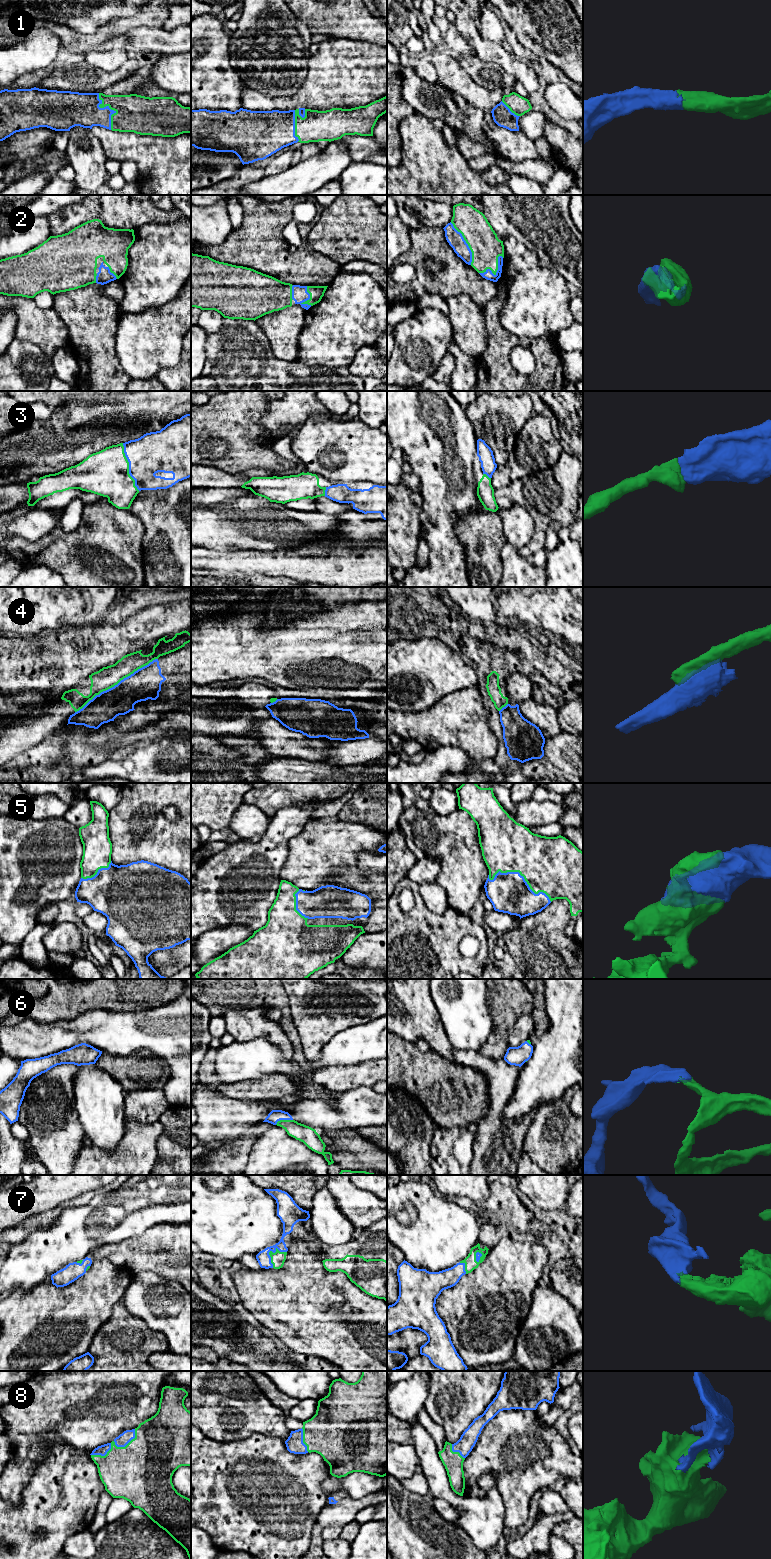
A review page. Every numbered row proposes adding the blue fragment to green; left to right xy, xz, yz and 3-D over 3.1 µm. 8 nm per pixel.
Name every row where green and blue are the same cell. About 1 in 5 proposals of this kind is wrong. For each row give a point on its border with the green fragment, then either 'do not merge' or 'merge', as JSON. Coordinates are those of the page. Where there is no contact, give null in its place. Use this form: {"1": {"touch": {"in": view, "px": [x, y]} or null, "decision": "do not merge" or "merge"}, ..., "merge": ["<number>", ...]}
{"1": {"touch": {"in": "xy", "px": [109, 107]}, "decision": "merge"}, "2": {"touch": {"in": "yz", "px": [466, 242]}, "decision": "merge"}, "3": {"touch": {"in": "xy", "px": [128, 467]}, "decision": "merge"}, "4": {"touch": {"in": "xy", "px": [116, 684]}, "decision": "do not merge"}, "5": {"touch": {"in": "yz", "px": [521, 875]}, "decision": "merge"}, "6": {"touch": {"in": "xz", "px": [283, 1120]}, "decision": "merge"}, "7": {"touch": {"in": "xz", "px": [270, 1251]}, "decision": "merge"}, "8": {"touch": {"in": "xy", "px": [129, 1442]}, "decision": "merge"}, "merge": ["1", "2", "3", "5", "6", "7", "8"]}

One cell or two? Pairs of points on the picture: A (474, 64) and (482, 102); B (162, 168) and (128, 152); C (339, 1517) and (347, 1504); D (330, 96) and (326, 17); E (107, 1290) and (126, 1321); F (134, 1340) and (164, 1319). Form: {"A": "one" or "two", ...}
{"A": "two", "B": "one", "C": "one", "D": "two", "E": "two", "F": "two"}

